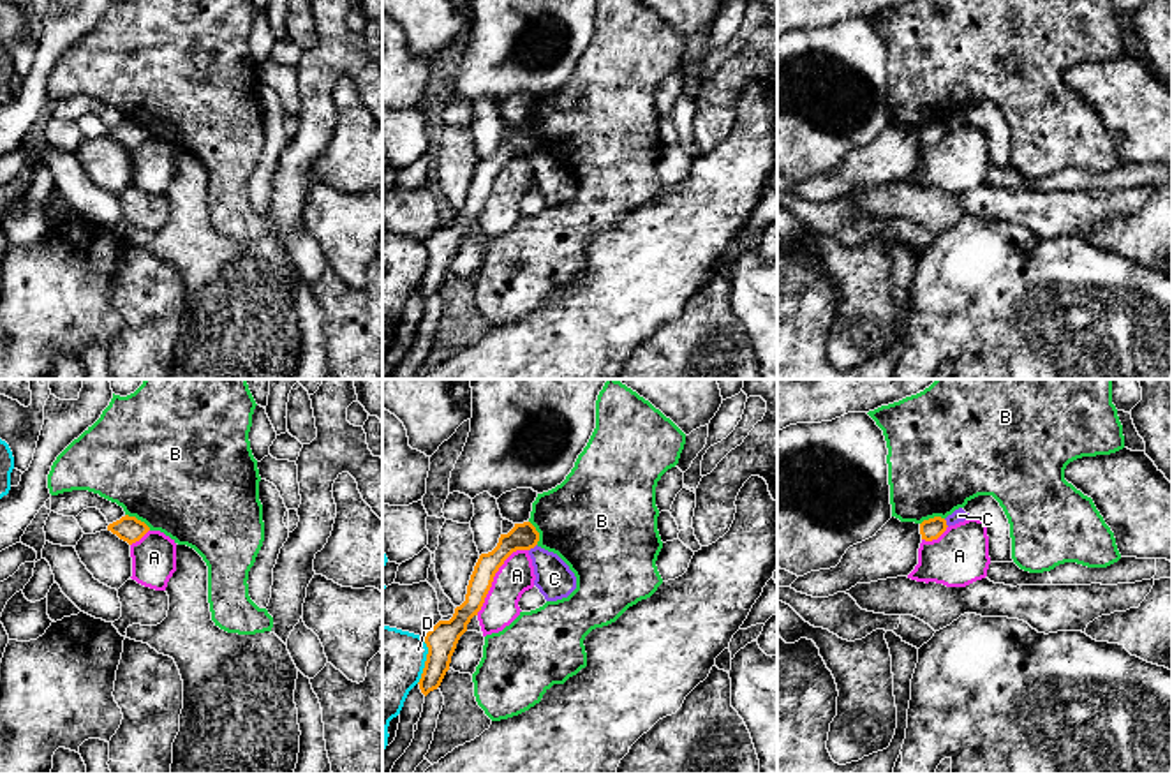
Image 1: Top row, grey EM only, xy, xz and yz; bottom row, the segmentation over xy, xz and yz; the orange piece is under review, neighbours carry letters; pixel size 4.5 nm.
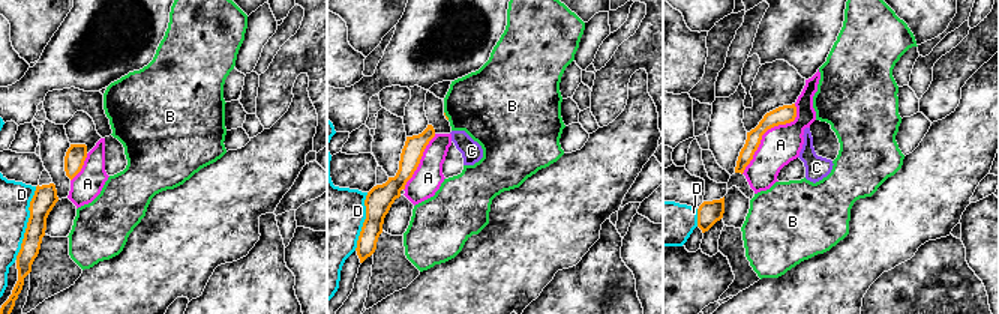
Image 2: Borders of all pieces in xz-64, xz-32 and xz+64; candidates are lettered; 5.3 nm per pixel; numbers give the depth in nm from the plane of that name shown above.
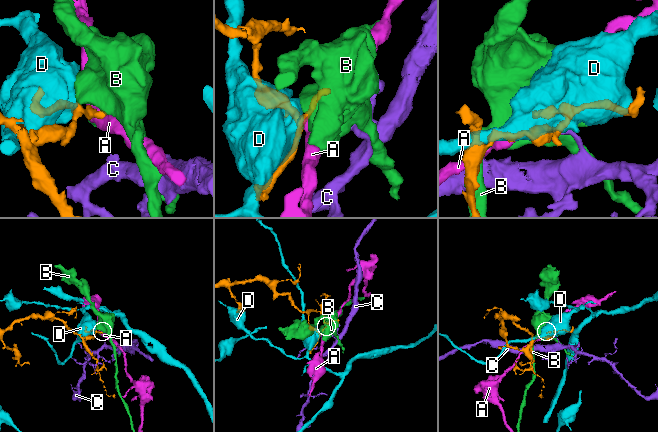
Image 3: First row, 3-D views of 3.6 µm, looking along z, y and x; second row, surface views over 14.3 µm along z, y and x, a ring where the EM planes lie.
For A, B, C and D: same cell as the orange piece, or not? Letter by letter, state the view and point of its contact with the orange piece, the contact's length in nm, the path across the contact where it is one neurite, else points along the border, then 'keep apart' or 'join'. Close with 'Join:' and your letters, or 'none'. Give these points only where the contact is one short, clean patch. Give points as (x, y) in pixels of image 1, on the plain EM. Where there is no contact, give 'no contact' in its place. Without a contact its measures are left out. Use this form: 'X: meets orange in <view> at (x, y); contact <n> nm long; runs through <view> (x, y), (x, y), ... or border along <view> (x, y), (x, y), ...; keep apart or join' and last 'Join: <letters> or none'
A: meets orange in xz at (494, 180); contact 380 nm long; keep apart
B: meets orange in xy at (136, 124); contact 140 nm long; border along xy (126, 119), (140, 124), (150, 134); keep apart
C: meets orange in xz at (533, 152); contact 50 nm long; border along xz (536, 148), (529, 156); keep apart
D: meets orange in xz at (427, 265); contact 220 nm long; keep apart
Join: none

